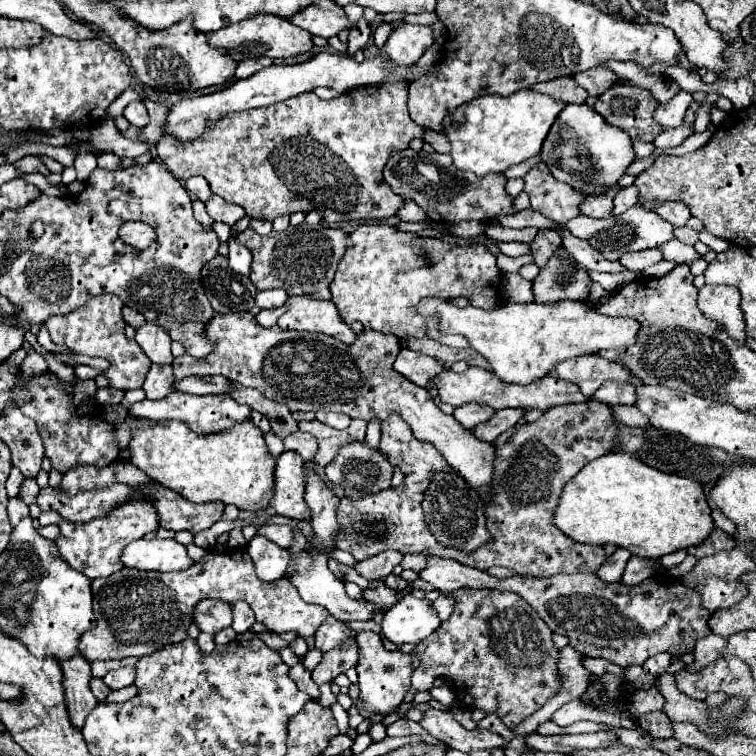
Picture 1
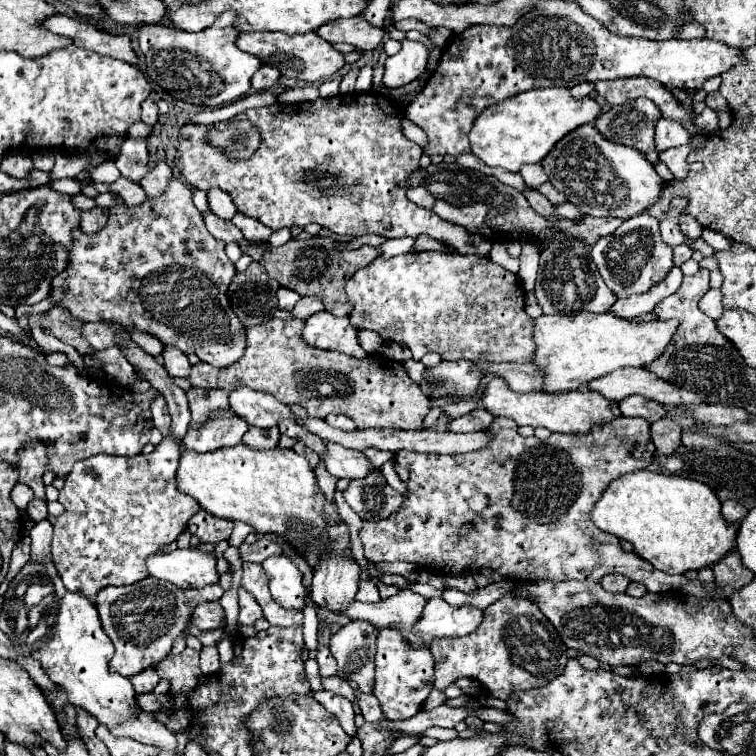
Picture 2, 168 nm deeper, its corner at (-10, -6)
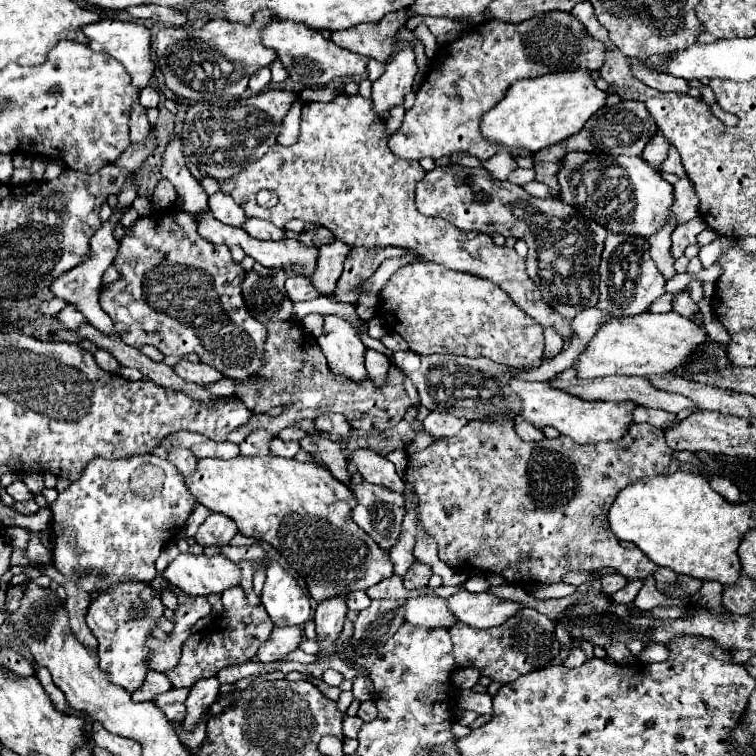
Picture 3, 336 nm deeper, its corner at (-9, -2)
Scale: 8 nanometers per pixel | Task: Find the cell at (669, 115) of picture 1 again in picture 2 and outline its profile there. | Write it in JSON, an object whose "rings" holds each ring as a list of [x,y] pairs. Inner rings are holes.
{"rings":[[[659,119],[655,127],[655,149],[657,153],[667,151],[671,147],[679,147],[691,141],[691,131],[675,119]]]}

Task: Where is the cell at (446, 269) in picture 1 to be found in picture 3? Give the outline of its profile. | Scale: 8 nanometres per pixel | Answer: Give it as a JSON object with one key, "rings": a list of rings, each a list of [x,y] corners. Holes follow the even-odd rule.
{"rings":[[[426,259],[400,267],[380,293],[382,321],[390,333],[406,339],[418,355],[452,353],[464,357],[488,357],[512,369],[542,365],[542,327],[530,319],[494,283],[460,271],[450,271]]]}

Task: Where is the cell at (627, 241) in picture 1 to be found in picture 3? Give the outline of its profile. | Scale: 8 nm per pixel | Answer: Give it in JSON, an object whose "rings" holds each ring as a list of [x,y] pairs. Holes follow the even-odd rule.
{"rings":[[[608,235],[600,263],[600,299],[596,303],[600,311],[606,311],[610,315],[610,319],[606,321],[646,313],[648,307],[660,295],[666,293],[664,285],[666,279],[662,279],[660,271],[654,267],[654,261],[650,259],[648,241],[630,239],[630,235]]]}

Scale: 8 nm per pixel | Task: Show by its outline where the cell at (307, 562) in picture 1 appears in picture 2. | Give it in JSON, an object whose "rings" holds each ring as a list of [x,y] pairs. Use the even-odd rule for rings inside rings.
{"rings":[[[407,589],[407,591],[399,591],[397,595],[393,595],[389,599],[383,599],[379,603],[351,601],[351,605],[339,613],[353,621],[363,619],[377,629],[391,627],[391,629],[399,629],[401,633],[409,633],[411,623],[415,623],[415,619],[419,617],[419,611],[423,609],[423,603],[427,603],[427,599],[423,599],[421,595],[415,595],[411,589]]]}

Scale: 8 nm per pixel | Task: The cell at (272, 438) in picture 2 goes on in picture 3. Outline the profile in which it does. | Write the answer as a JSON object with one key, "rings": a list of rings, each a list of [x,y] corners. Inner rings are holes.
{"rings":[[[252,431],[246,441],[240,445],[240,453],[246,457],[258,457],[258,455],[268,455],[268,443],[270,443],[270,433],[268,431]]]}

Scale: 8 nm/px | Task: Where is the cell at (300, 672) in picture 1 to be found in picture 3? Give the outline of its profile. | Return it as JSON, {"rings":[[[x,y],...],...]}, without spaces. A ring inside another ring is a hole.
{"rings":[[[346,717],[344,719],[344,737],[356,737],[360,731],[362,719],[360,717]]]}

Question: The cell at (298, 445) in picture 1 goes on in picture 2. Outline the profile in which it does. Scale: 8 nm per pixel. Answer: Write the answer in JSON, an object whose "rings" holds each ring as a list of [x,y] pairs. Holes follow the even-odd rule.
{"rings":[[[325,443],[325,453],[319,457],[325,463],[327,471],[337,479],[361,479],[363,475],[369,475],[373,469],[373,465],[367,461],[363,453],[339,447],[337,443]]]}

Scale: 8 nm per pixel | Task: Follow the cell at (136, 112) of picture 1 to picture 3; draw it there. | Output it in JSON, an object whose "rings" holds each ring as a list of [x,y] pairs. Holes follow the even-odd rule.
{"rings":[[[144,87],[144,89],[140,91],[140,103],[142,103],[146,109],[158,107],[158,103],[160,103],[160,93],[158,93],[154,87]]]}

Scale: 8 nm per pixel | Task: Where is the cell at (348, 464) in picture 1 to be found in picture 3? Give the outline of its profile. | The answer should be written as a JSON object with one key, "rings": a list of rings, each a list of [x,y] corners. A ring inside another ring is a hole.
{"rings":[[[372,483],[354,485],[358,505],[352,511],[352,519],[362,527],[382,549],[392,549],[402,533],[402,519],[406,515],[404,497]]]}

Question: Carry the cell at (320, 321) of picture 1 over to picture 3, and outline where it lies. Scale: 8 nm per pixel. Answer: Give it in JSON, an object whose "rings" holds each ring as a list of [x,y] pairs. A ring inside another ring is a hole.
{"rings":[[[326,315],[324,319],[324,335],[316,341],[328,359],[330,371],[354,383],[364,381],[368,377],[364,367],[366,347],[358,335],[358,329],[336,315]]]}

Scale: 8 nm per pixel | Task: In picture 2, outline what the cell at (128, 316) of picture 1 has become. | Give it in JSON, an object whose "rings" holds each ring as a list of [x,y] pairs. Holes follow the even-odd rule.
{"rings":[[[133,331],[131,333],[131,339],[149,355],[159,355],[163,351],[163,345],[157,337],[153,337],[151,333],[145,333],[145,331]]]}

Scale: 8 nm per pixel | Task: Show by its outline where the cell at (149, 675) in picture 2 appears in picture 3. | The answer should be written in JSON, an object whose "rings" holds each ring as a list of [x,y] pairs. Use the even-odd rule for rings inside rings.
{"rings":[[[148,671],[144,685],[132,695],[132,701],[152,701],[156,695],[166,693],[170,689],[172,689],[172,683],[164,673]]]}

